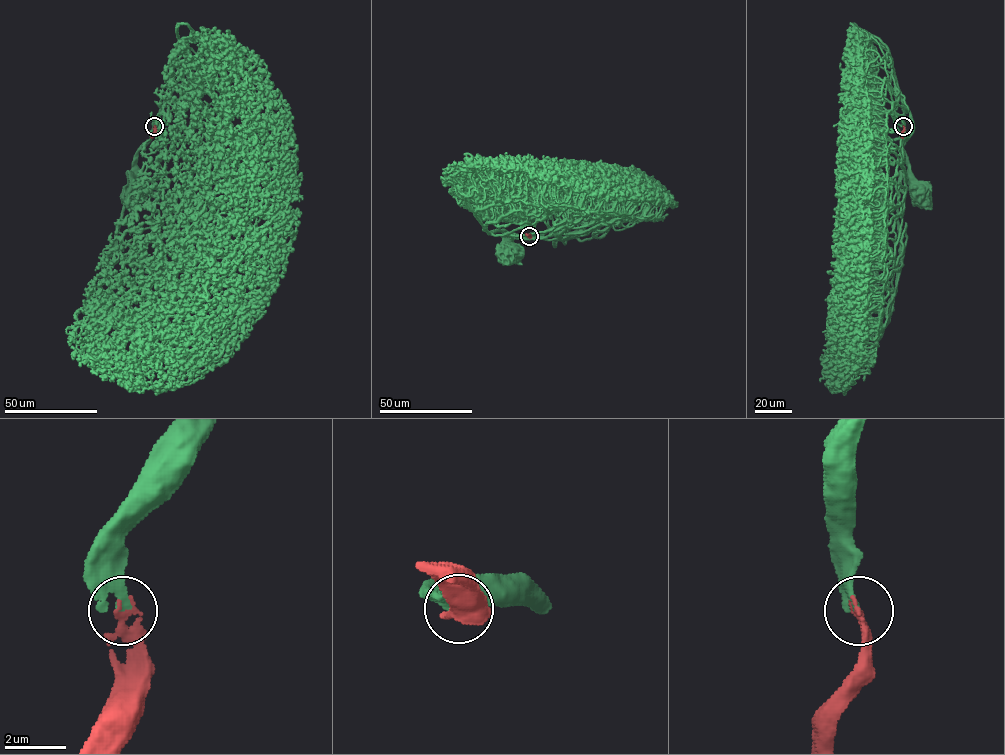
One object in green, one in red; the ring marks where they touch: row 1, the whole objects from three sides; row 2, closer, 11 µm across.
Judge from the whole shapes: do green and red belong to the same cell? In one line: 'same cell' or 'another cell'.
same cell

